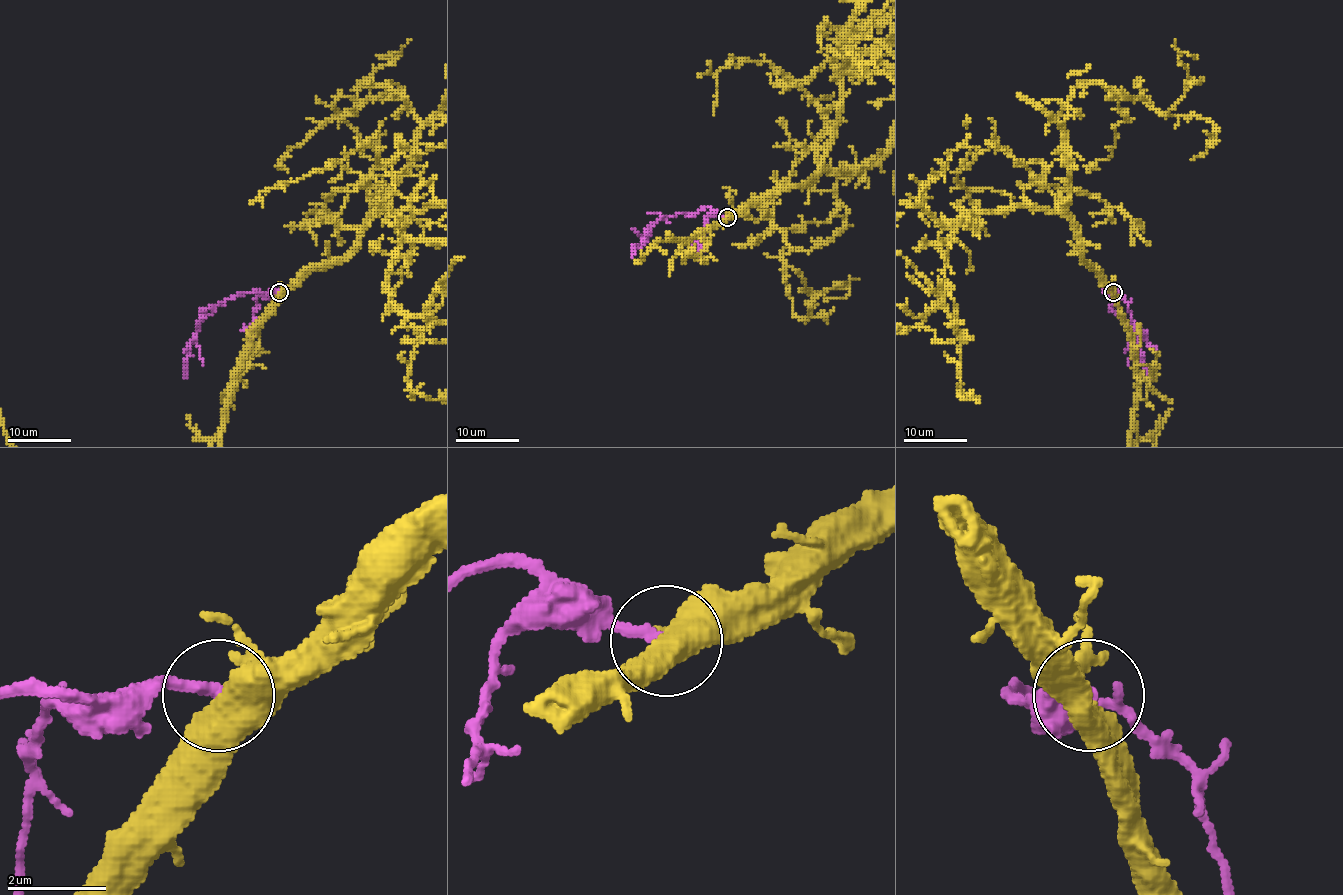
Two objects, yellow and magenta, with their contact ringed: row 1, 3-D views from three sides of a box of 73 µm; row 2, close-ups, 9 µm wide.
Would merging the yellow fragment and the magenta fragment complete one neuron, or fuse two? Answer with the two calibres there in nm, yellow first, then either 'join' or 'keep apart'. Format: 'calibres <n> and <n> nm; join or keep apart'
calibres 550 and 240 nm; keep apart

